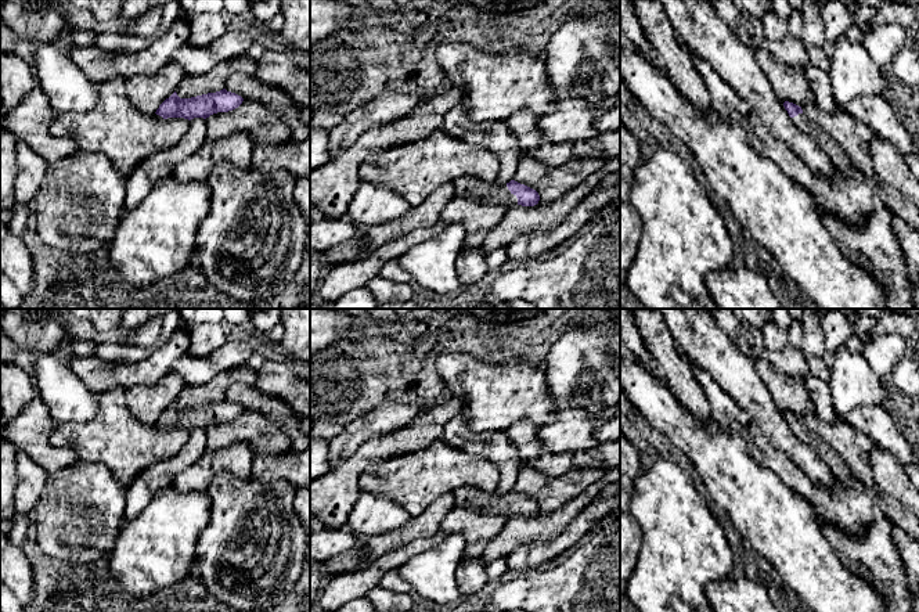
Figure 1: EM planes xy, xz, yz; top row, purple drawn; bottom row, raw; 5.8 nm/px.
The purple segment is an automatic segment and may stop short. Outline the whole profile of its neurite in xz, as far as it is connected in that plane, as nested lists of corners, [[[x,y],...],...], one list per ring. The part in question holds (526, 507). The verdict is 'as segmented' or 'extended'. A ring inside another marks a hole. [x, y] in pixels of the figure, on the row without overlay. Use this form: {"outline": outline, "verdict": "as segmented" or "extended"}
{"outline": [[[458,487],[454,490],[455,508],[469,507],[475,511],[489,511],[505,515],[508,519],[516,515],[534,516],[540,511],[536,500],[511,490],[505,496],[486,493],[475,487]]], "verdict": "extended"}

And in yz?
{"outline": [[[785,411],[783,417],[792,428],[792,432],[817,451],[818,457],[828,465],[836,480],[848,489],[864,492],[864,485],[853,476],[847,464],[829,447],[826,442],[806,426],[801,417],[789,411]]], "verdict": "extended"}

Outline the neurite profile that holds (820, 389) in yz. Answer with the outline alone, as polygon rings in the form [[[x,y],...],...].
[[[807,374],[804,379],[804,386],[808,389],[815,414],[828,422],[837,421],[836,413],[832,406],[832,393],[829,382],[814,377],[812,374]]]

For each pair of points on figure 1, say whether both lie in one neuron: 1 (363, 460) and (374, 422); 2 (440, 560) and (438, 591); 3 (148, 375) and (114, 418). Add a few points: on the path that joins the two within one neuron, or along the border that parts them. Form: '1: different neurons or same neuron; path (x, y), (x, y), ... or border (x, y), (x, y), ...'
1: different neurons; border (399, 428), (367, 439), (343, 461)
2: same neuron; path (438, 568), (438, 583)
3: different neurons; border (126, 389), (112, 386), (98, 395)

